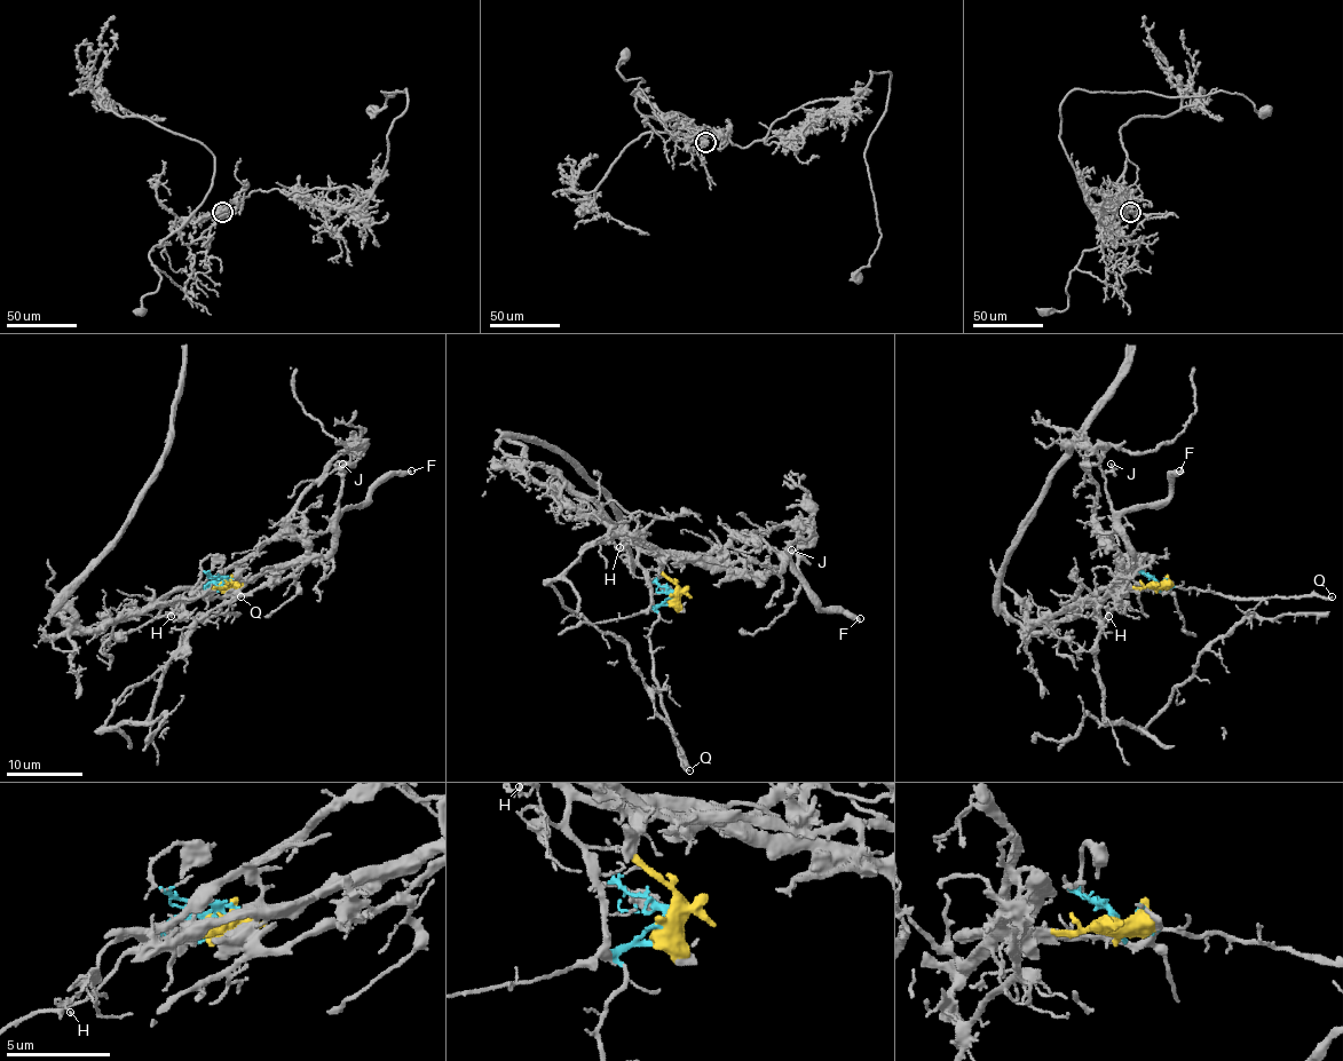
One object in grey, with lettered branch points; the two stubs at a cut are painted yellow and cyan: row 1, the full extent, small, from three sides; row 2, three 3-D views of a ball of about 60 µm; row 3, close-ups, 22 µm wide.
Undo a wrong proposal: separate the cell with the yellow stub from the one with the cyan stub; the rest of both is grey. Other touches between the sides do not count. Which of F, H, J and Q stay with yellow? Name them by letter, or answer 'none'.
F, J

